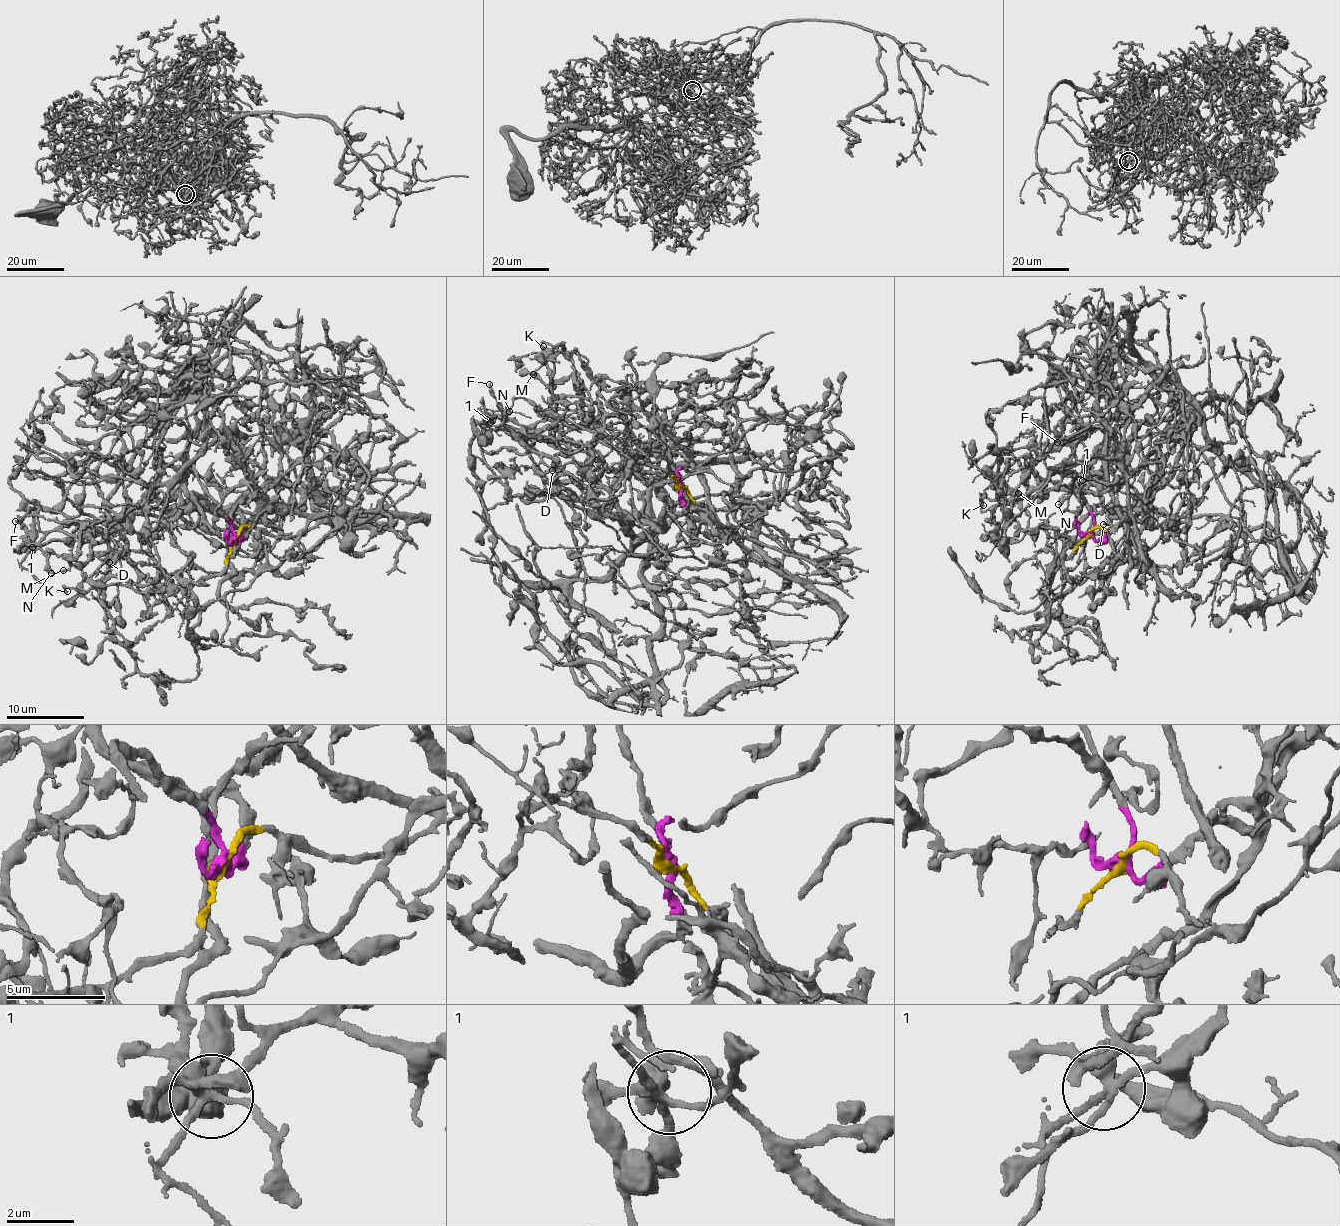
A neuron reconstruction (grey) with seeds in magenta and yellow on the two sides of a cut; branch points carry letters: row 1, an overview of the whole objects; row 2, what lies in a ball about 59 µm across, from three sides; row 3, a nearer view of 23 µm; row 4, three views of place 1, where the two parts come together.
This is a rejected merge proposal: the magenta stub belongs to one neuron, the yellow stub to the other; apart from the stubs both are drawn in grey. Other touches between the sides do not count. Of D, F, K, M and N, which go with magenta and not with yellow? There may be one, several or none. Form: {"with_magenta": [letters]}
{"with_magenta": ["D", "F", "K", "M", "N"]}

